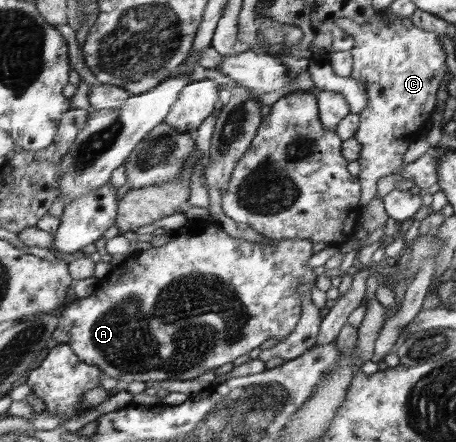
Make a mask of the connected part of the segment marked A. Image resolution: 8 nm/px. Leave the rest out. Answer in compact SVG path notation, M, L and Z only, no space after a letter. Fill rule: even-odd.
M209 221L192 222L180 227L171 240L161 247L152 247L147 250L141 250L133 253L126 261L114 269L106 278L101 280L95 293L89 297L78 299L66 309L59 312L61 319L59 327L53 331L50 344L67 344L79 355L81 361L88 362L89 365L100 366L104 373L109 377L114 377L121 384L126 385L132 381L153 381L156 384L160 381L187 381L203 375L208 371L220 372L229 368L233 361L241 355L247 355L249 351L257 349L261 343L276 343L283 341L293 329L297 327L300 317L303 315L303 305L301 297L303 294L309 294L311 288L315 286L317 275L314 269L307 267L307 262L313 257L313 242L305 239L292 240L272 240L265 238L267 243L255 243L240 238L229 236L221 225ZM302 284L307 289L297 289Z

